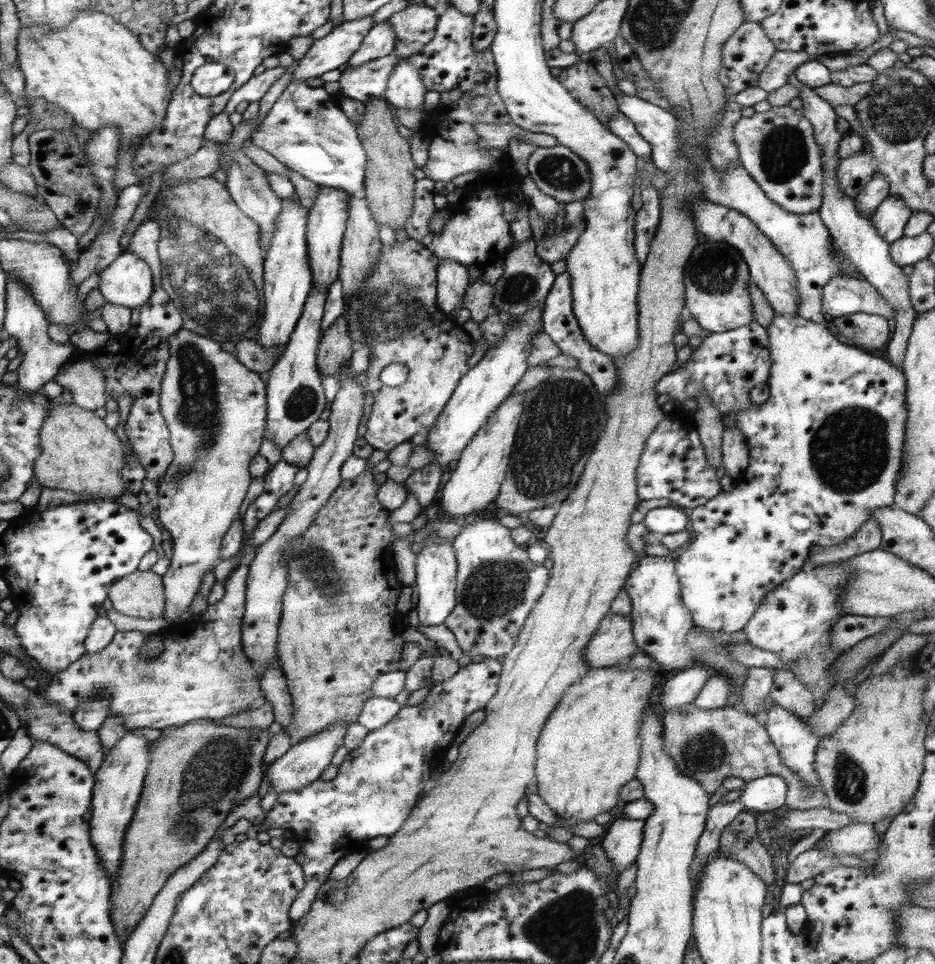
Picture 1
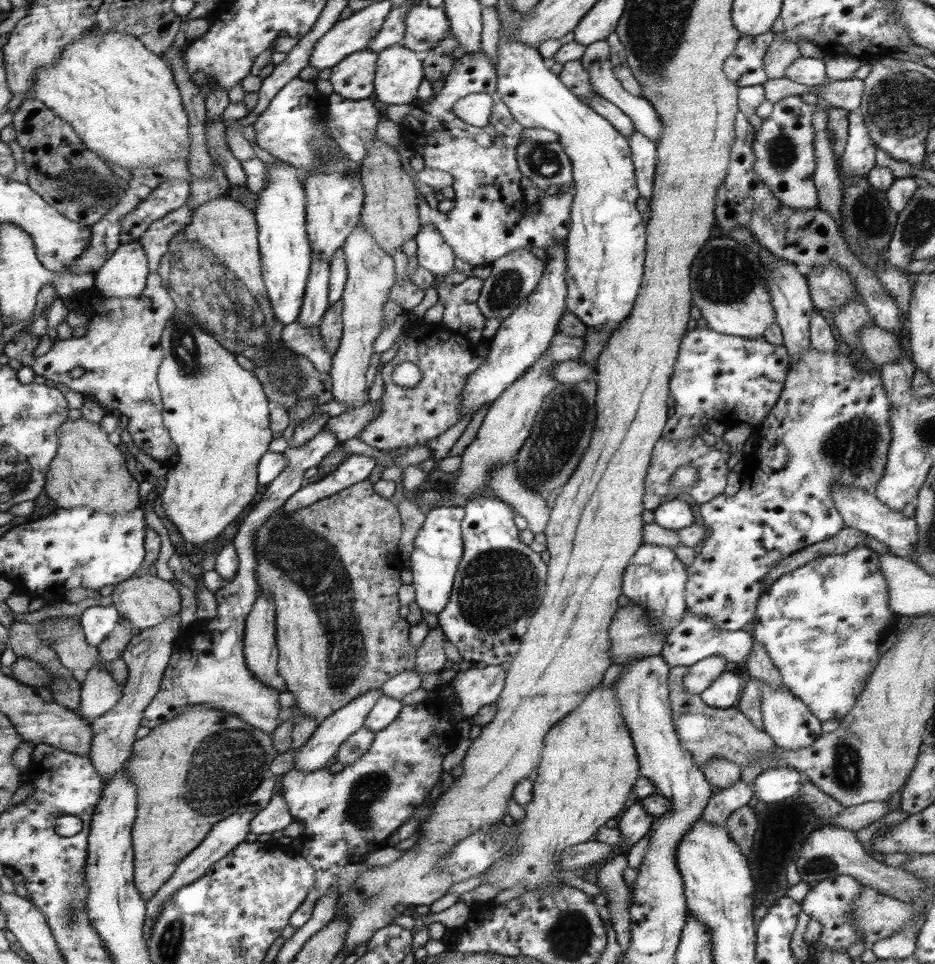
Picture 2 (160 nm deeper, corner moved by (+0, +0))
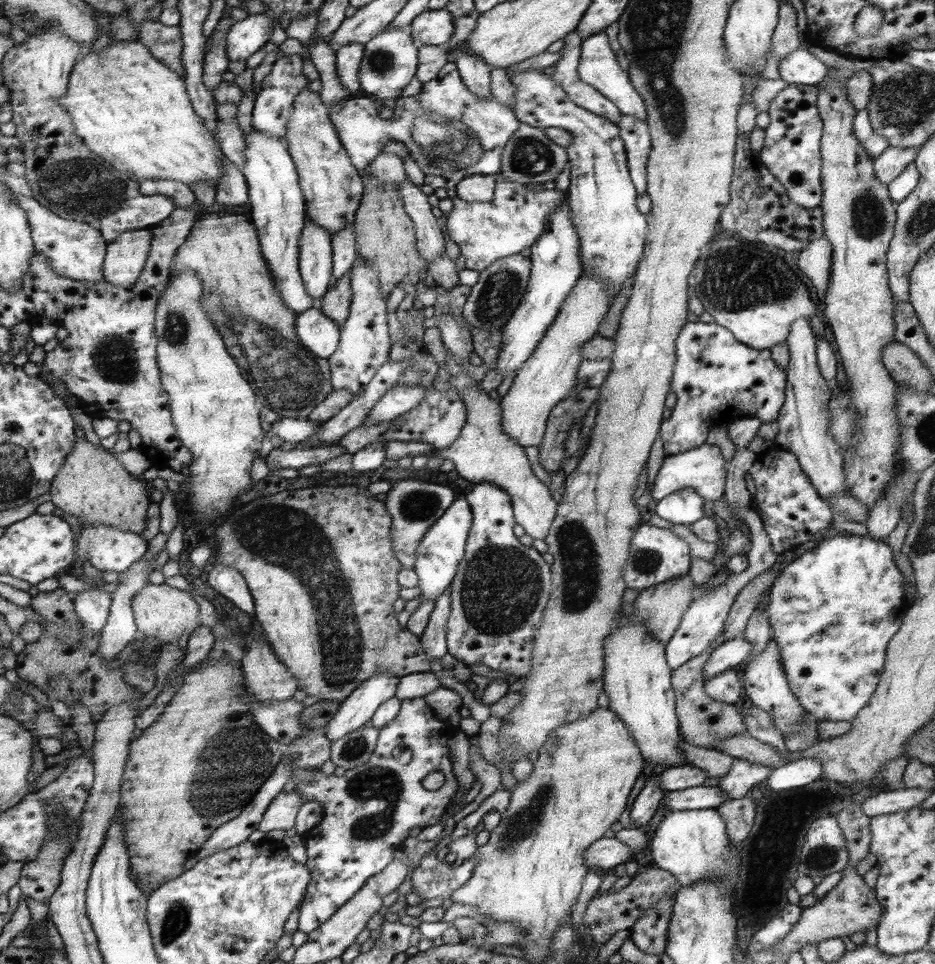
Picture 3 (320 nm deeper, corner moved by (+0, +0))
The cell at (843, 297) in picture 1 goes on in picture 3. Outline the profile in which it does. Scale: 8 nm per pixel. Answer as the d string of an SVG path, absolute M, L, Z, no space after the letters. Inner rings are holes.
M825 237L816 238L799 250L798 268L812 281L821 300L825 297L826 289L832 274L832 246Z

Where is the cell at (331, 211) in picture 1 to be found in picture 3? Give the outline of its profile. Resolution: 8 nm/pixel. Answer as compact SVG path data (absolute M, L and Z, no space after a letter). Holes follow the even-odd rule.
M308 86L295 98L290 121L286 123L284 141L295 161L299 185L306 196L307 220L322 226L331 236L353 226L366 186L339 137L335 123L331 121L329 107Z

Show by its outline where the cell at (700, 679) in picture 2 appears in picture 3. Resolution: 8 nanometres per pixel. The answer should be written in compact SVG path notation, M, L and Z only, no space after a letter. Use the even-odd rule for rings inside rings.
M742 635L724 641L712 651L710 658L706 661L702 672L704 680L714 678L736 665L744 664L749 660L752 649L751 642Z

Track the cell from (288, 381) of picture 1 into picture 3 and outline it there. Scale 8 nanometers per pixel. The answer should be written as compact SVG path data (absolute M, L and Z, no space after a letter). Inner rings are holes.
M311 219L307 220L303 230L299 255L304 286L315 299L313 307L319 309L324 293L330 289L334 278L334 250L331 235Z

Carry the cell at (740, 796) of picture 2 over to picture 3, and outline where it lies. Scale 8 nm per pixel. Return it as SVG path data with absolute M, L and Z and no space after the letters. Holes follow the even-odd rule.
M736 758L718 786L727 794L727 800L745 797L752 786L767 780L772 767Z

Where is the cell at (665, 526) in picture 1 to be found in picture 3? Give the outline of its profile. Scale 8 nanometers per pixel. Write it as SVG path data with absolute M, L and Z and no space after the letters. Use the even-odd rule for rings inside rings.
M686 487L661 498L655 510L660 518L674 524L692 524L705 515L704 498L692 487Z

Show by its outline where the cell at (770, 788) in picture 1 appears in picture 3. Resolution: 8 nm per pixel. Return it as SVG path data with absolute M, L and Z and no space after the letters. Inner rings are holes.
M800 758L773 768L767 778L768 786L774 792L800 788L810 782L822 778L823 770L820 760L812 758Z

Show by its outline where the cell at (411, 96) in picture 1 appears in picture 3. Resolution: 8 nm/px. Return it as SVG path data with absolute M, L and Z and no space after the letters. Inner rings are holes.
M388 25L380 34L364 45L362 65L359 66L359 83L362 94L371 99L402 96L402 89L414 78L418 66L418 44L412 38L410 25L391 27Z

